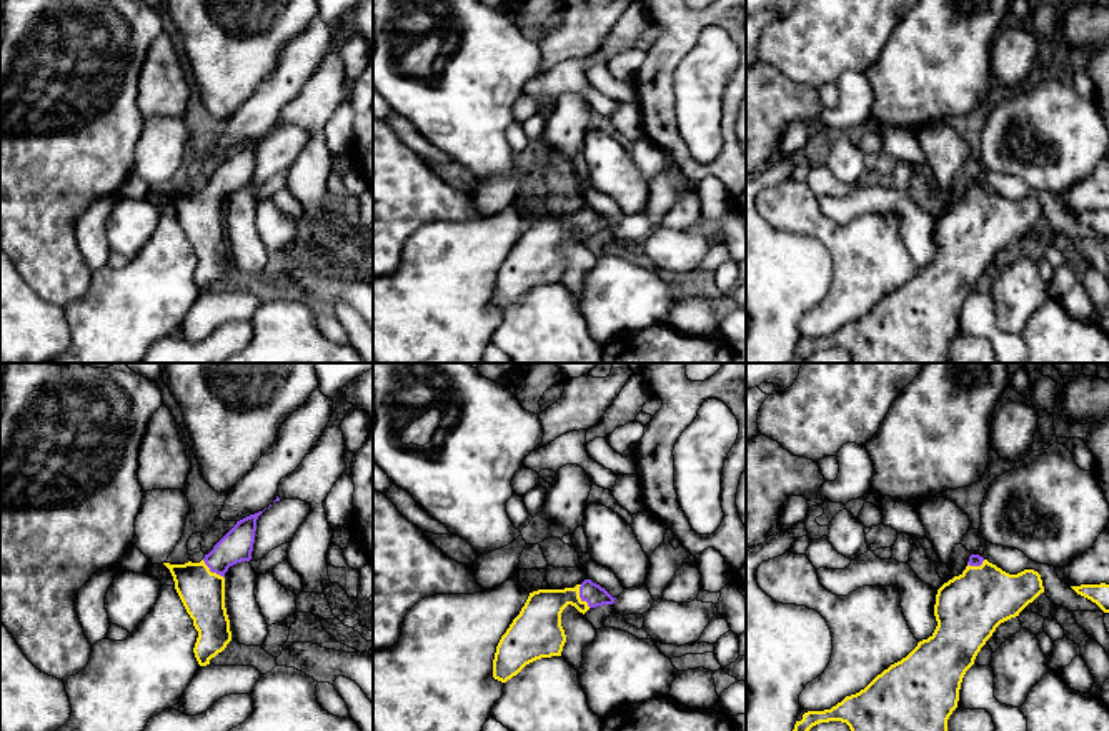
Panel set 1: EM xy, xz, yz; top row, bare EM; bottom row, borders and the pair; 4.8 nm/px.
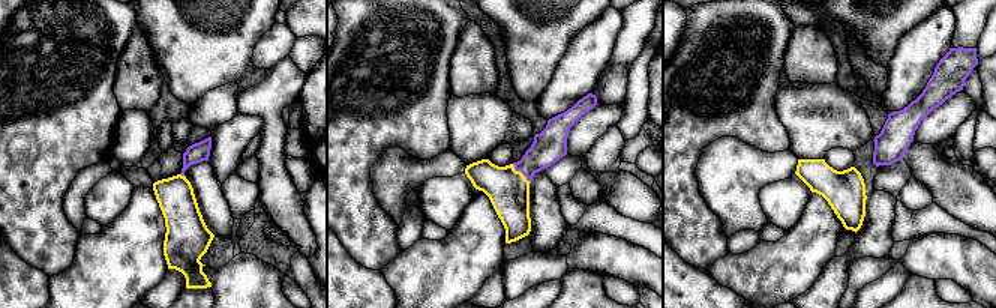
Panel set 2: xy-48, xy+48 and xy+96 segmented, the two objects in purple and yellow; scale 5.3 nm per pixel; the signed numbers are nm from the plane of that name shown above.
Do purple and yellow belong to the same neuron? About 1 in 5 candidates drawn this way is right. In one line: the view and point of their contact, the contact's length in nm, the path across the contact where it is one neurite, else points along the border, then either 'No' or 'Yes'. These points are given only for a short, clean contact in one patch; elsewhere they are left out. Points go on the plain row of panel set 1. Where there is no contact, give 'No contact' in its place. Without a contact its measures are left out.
Touches purple at xz (580, 223). Shared border 120 nm. Path across: xz (591, 220), (580, 223), (565, 223), (538, 253). Yes

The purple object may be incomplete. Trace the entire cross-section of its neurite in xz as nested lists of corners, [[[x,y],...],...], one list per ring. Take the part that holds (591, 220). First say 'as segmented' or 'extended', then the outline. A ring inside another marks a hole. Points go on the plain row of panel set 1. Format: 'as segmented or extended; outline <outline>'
extended; outline [[[591,206],[574,215],[530,220],[520,241],[496,273],[493,305],[506,310],[536,286],[561,283],[566,270],[561,240],[568,231],[584,241],[589,235],[613,231],[614,226]]]

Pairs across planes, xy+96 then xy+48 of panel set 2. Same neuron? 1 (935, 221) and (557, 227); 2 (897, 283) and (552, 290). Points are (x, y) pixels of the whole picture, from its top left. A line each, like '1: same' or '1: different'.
1: different
2: same

